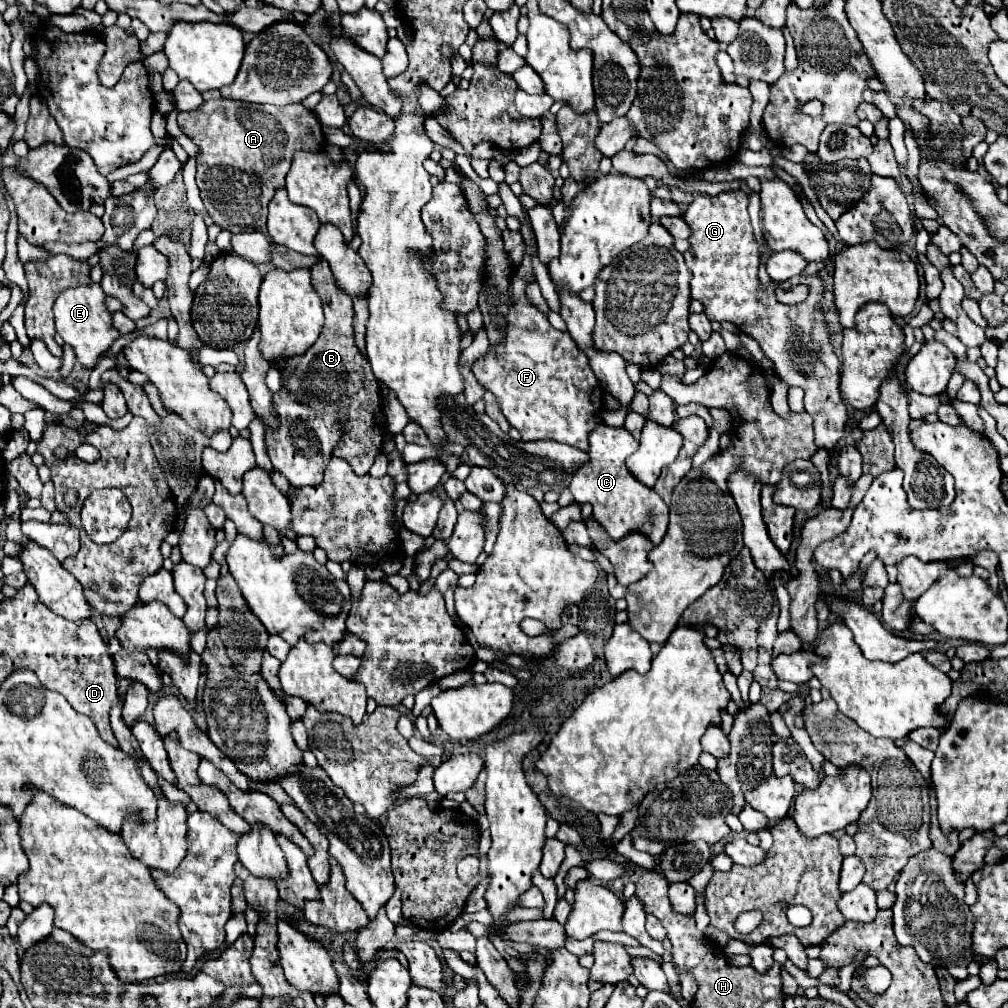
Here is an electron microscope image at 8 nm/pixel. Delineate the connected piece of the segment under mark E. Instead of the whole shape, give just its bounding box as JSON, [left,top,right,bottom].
[54,284,120,368]

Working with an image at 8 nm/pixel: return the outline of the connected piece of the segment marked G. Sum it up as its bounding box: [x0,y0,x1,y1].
[682,190,848,462]

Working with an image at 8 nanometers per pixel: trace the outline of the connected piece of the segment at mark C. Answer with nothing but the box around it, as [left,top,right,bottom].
[570,428,668,544]

